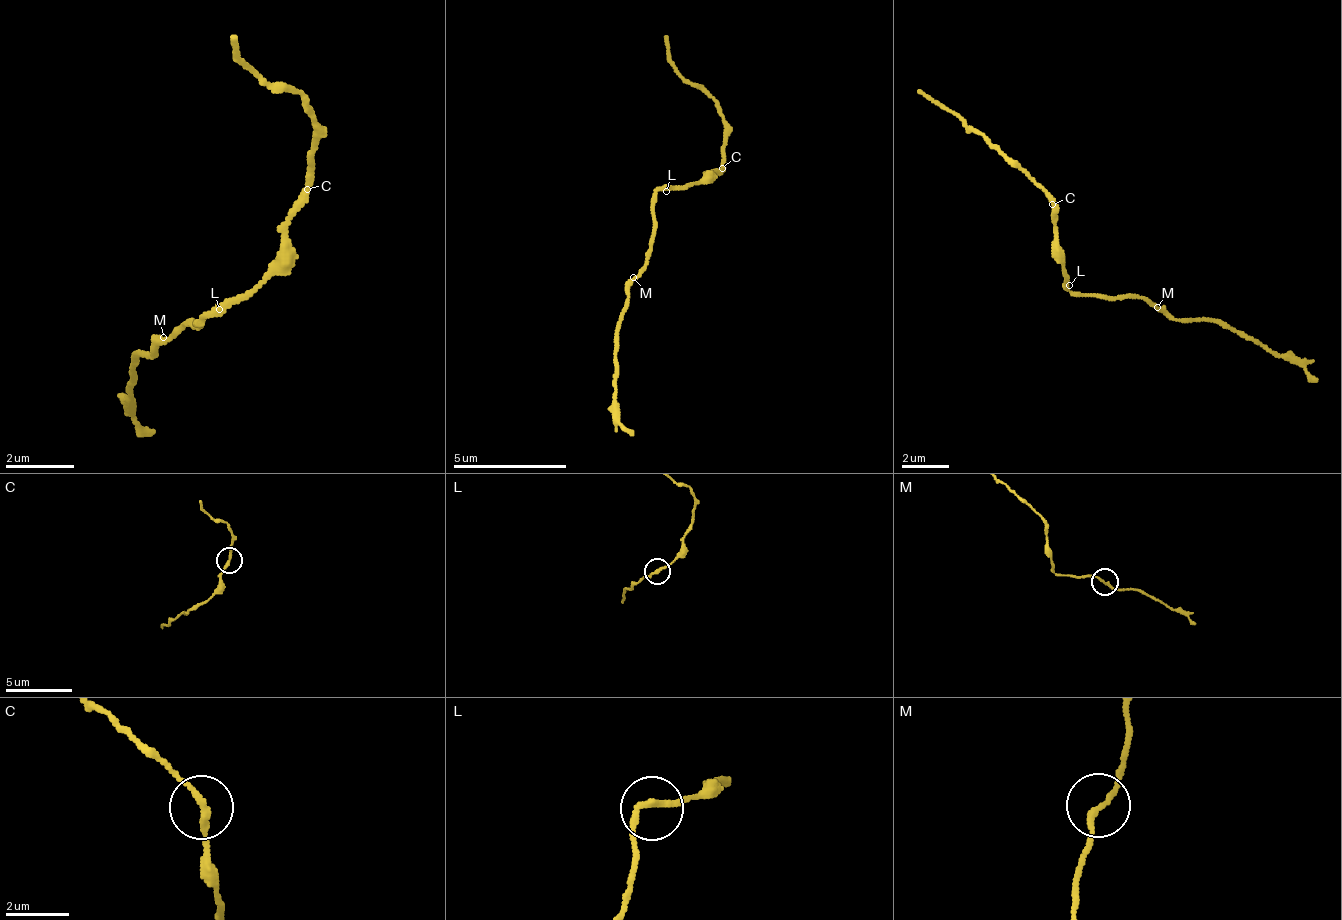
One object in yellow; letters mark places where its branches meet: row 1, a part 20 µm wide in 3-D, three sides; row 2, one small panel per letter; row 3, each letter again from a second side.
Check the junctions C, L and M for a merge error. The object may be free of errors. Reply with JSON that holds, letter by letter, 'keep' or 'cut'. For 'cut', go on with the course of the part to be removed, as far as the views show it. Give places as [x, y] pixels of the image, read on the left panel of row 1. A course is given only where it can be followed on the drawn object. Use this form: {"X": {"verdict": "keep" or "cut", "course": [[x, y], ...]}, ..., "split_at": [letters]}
{"C": {"verdict": "keep"}, "L": {"verdict": "keep"}, "M": {"verdict": "keep"}, "split_at": []}

